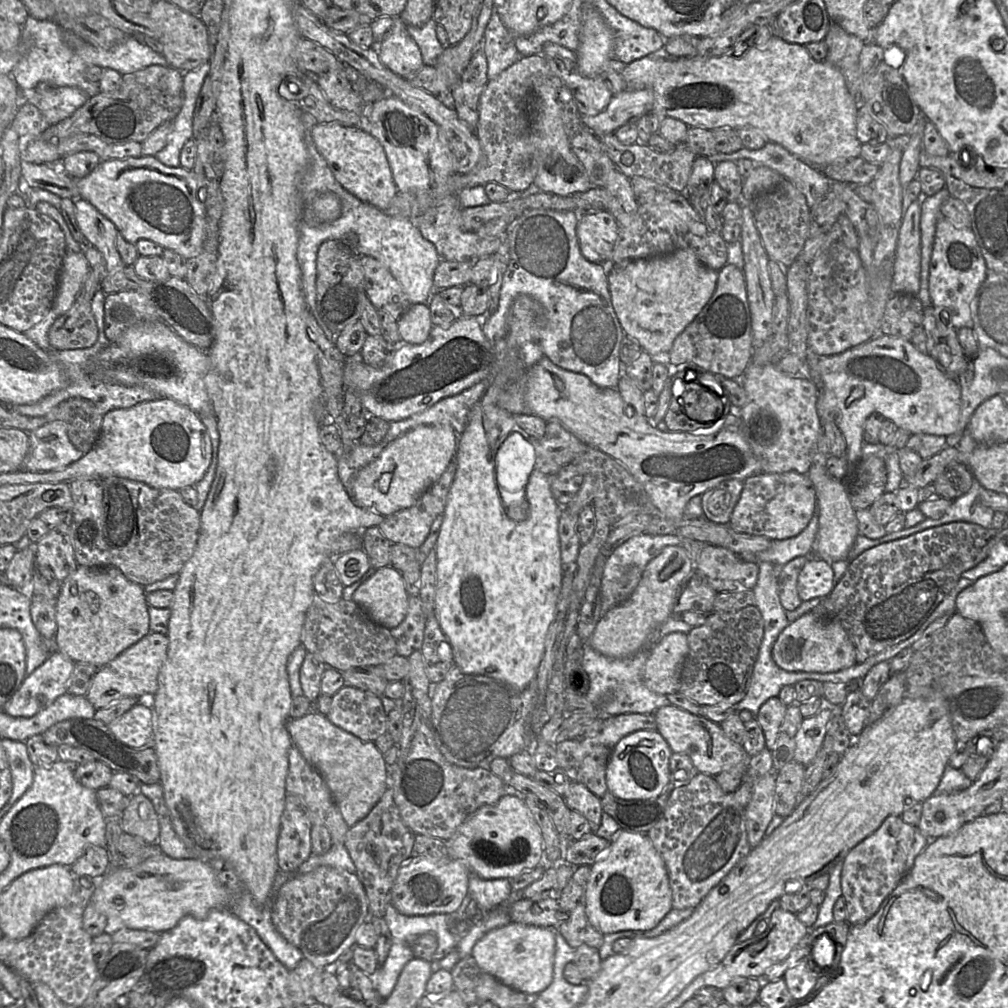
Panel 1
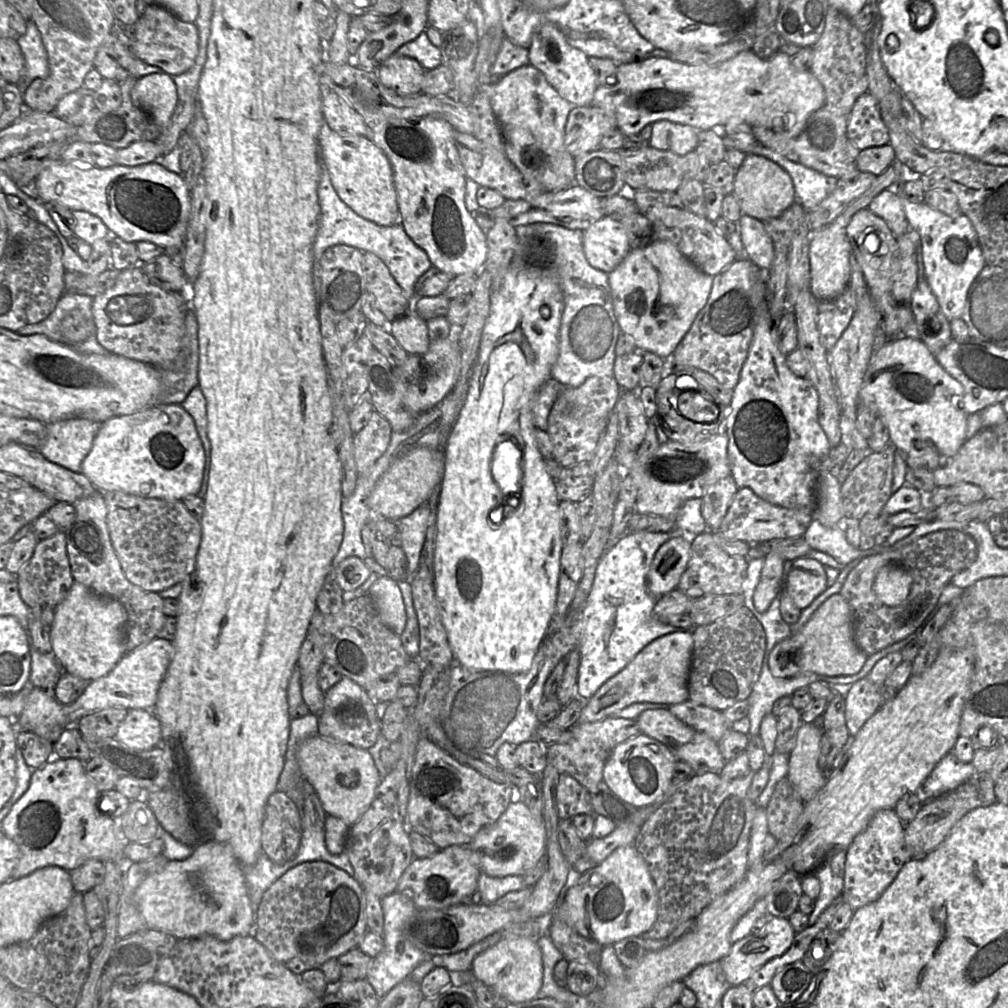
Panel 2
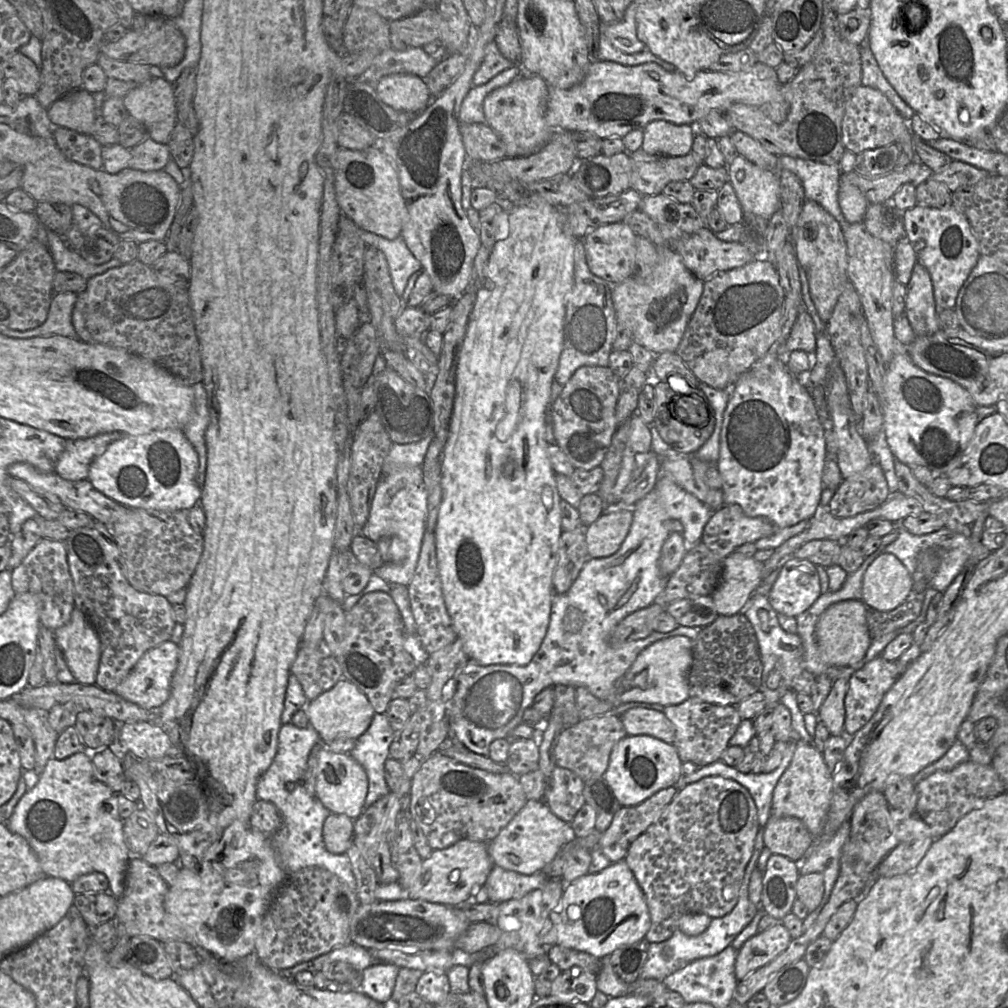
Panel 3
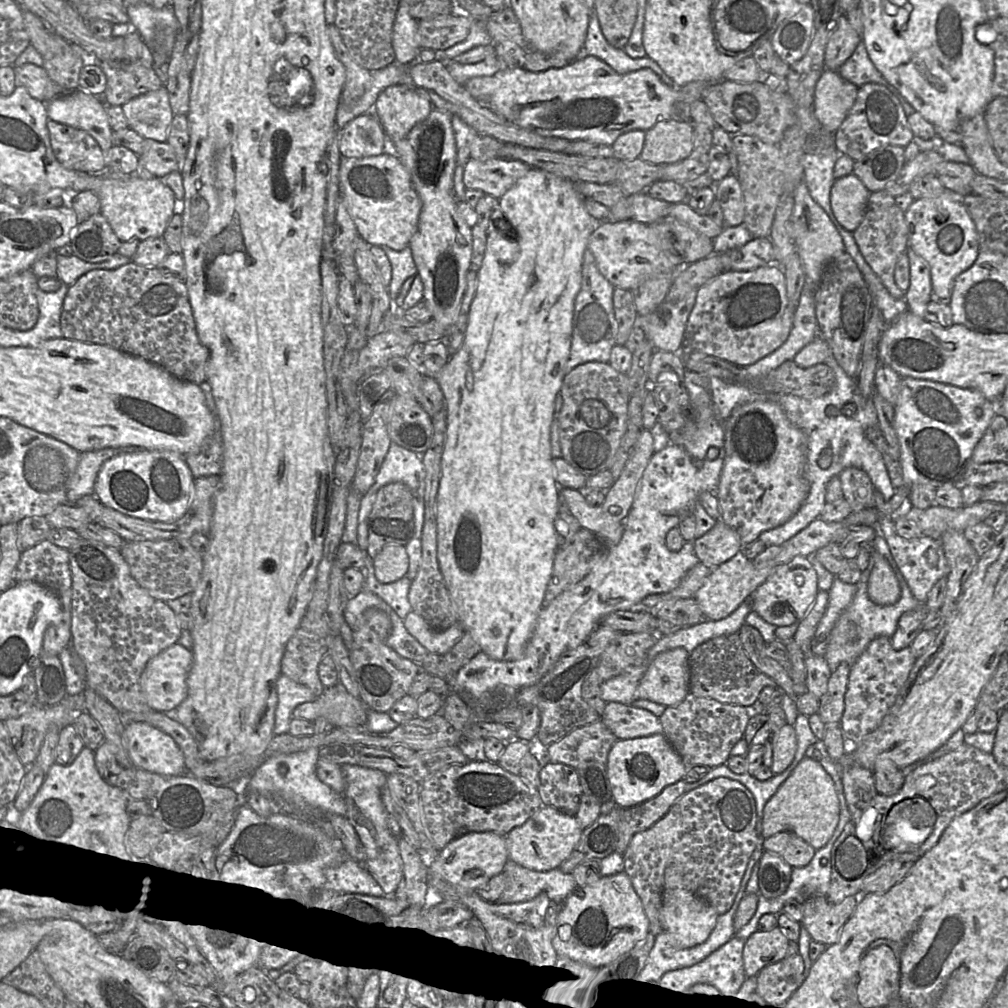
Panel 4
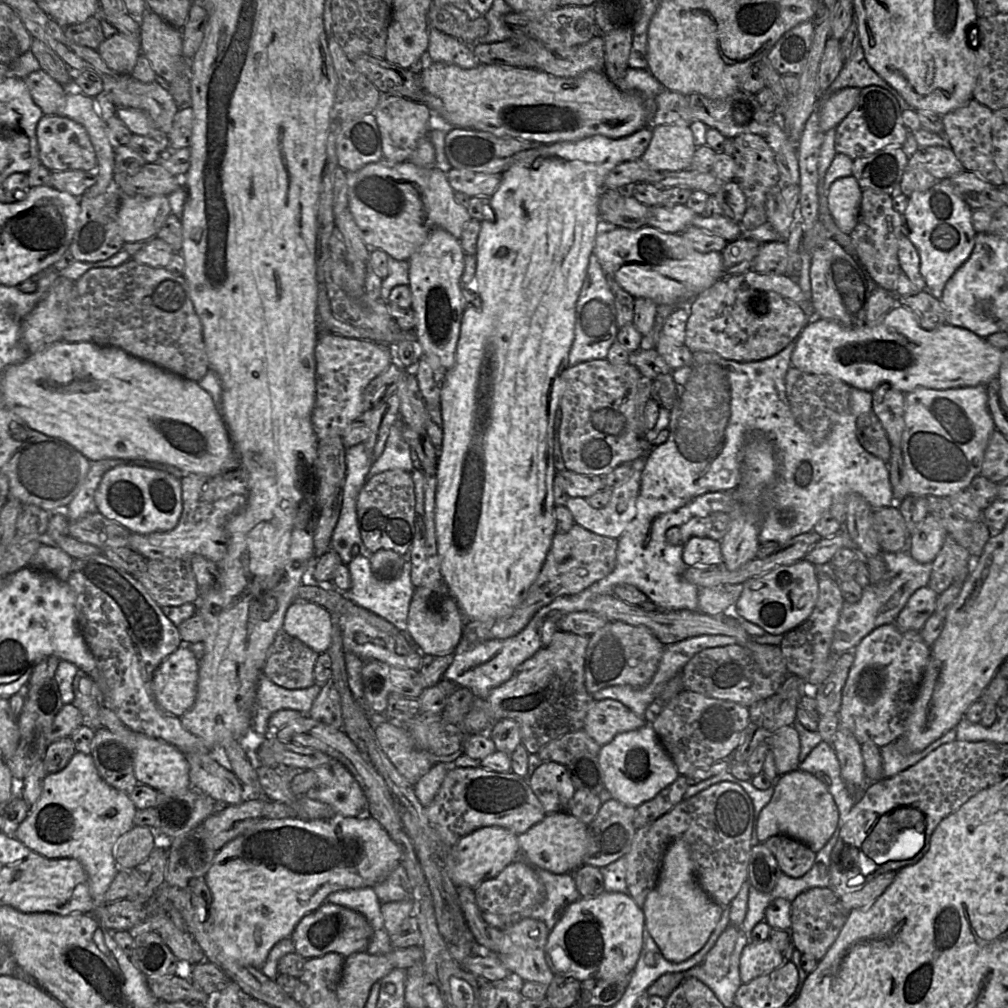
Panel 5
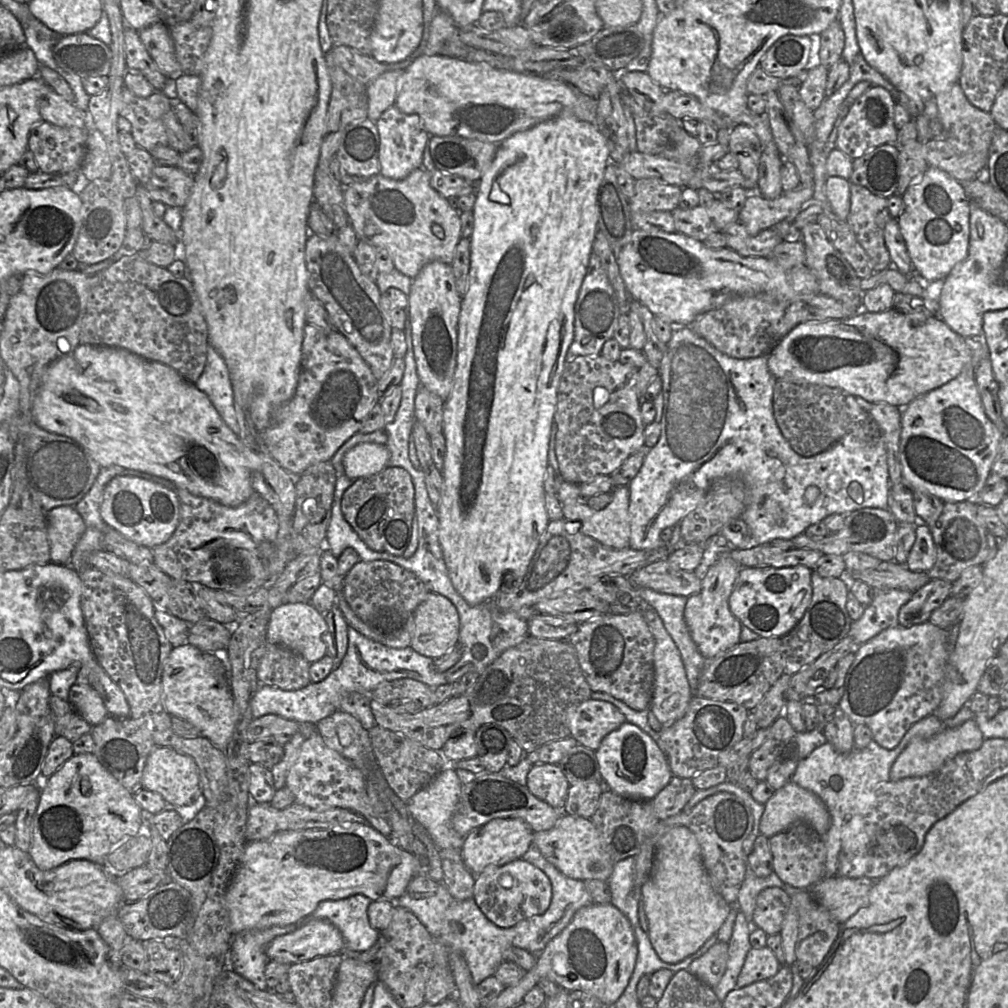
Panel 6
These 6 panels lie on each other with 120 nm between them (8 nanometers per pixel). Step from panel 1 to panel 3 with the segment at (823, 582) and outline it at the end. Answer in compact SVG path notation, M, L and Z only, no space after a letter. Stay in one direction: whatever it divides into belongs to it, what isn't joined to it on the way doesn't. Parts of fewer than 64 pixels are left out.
M792 558L781 568L768 600L778 614L797 617L821 595L816 565L806 559Z

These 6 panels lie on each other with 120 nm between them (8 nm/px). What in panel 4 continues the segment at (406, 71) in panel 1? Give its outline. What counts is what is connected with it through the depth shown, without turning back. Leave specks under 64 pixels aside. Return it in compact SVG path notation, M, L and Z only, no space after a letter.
M395 84L378 96L373 115L394 144L404 138L433 109L429 94L412 84Z

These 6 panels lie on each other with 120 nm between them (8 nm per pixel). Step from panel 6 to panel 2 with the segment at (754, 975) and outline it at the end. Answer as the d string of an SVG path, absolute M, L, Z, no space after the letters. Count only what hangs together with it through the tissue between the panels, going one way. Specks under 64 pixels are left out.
M771 916L769 922L758 933L753 933L733 943L729 953L721 960L726 981L731 986L744 984L752 973L775 957L784 954L791 946L796 932L788 918Z

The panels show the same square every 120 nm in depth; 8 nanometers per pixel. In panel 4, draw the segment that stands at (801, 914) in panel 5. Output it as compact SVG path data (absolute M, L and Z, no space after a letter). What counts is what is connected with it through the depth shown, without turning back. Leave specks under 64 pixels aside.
M827 896L810 897L800 904L802 912L801 926L809 932L813 941L830 946L838 940L842 928L852 916L858 902L859 897L855 896L846 897L838 904L830 903Z

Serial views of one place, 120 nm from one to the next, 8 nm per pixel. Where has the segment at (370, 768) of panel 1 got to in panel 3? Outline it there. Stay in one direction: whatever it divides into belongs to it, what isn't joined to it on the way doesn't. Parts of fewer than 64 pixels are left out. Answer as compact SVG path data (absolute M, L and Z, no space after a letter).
M323 746L317 756L316 796L333 814L356 819L363 811L368 791L368 778L363 767L349 753L337 753Z

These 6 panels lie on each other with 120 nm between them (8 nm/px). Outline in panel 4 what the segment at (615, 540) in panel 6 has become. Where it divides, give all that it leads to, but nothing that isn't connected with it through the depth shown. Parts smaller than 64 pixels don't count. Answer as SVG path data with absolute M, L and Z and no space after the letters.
M643 429L619 478L606 491L605 501L600 506L591 506L588 504L585 499L585 491L560 488L560 492L568 504L570 513L579 521L582 528L597 533L601 530L602 526L609 526L610 523L623 522L626 519L643 473L653 453L654 445L651 431Z

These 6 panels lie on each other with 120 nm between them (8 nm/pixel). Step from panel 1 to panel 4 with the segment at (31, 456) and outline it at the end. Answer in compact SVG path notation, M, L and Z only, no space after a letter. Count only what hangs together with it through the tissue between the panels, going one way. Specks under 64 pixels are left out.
M137 447L103 448L80 454L77 469L67 491L67 503L75 504L84 496L94 495L95 481L102 465L110 458Z

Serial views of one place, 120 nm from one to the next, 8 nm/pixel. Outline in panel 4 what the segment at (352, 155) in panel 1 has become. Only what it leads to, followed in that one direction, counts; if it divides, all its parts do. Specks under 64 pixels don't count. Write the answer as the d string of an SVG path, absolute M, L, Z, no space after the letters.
M388 150L364 158L341 157L340 190L359 235L370 245L401 251L409 246L418 229L422 202L411 177L399 158Z

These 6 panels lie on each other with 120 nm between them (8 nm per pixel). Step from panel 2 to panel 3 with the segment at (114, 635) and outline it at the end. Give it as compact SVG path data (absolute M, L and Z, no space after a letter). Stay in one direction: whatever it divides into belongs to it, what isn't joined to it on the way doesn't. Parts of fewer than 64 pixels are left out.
M74 607L69 621L54 630L53 635L75 680L79 684L95 684L101 643L86 615Z

